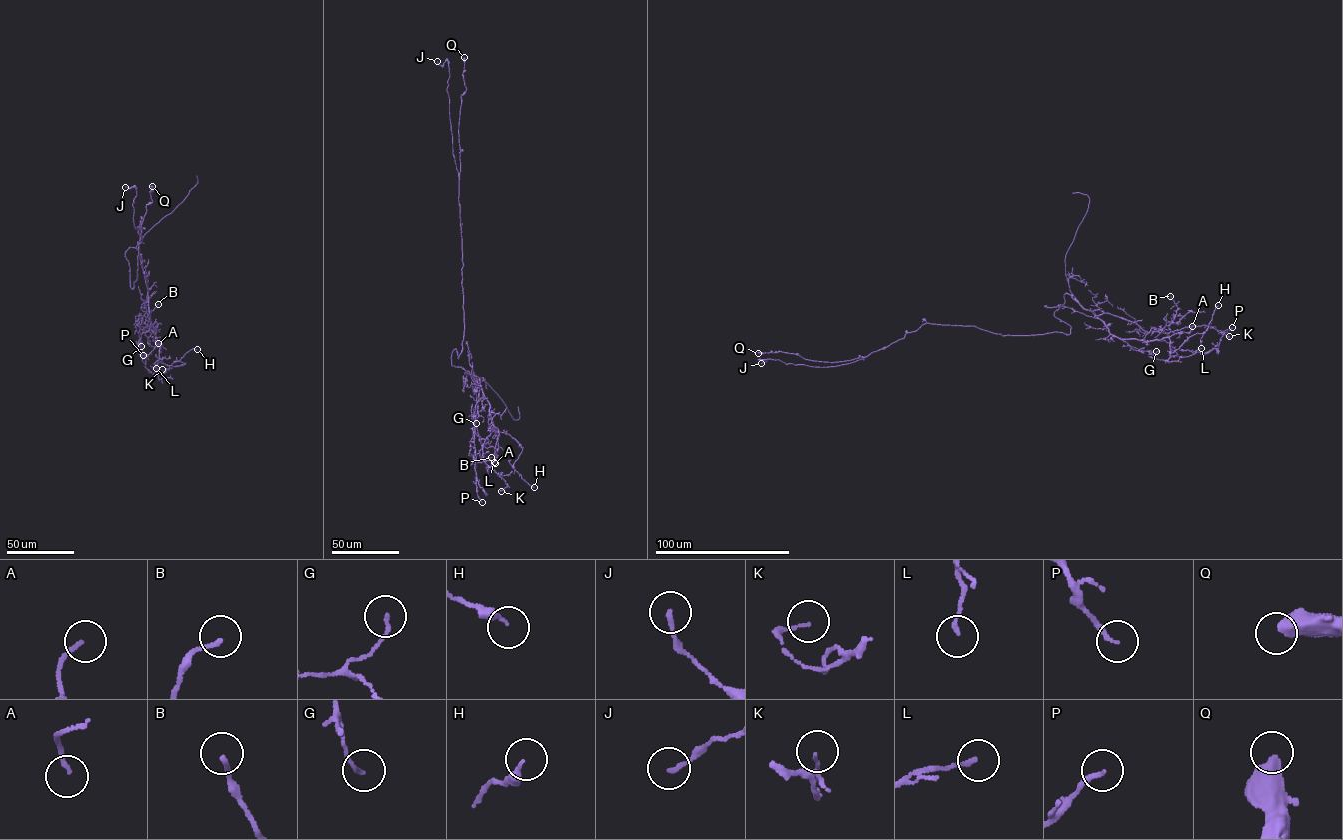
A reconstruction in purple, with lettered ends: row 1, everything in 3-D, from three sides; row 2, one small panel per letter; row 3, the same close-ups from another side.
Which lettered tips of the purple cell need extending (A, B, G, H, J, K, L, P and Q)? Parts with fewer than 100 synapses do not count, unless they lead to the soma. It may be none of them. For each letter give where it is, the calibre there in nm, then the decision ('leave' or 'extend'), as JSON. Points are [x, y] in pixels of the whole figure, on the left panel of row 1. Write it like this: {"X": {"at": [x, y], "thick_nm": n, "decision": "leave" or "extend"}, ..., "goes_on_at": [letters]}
{"A": {"at": [158, 343], "thick_nm": 140, "decision": "leave"}, "B": {"at": [158, 304], "thick_nm": 140, "decision": "leave"}, "G": {"at": [141, 346], "thick_nm": 110, "decision": "leave"}, "H": {"at": [197, 349], "thick_nm": 260, "decision": "leave"}, "J": {"at": [125, 187], "thick_nm": 150, "decision": "leave"}, "K": {"at": [162, 369], "thick_nm": 80, "decision": "leave"}, "L": {"at": [156, 368], "thick_nm": 140, "decision": "leave"}, "P": {"at": [143, 355], "thick_nm": 150, "decision": "leave"}, "Q": {"at": [152, 186], "thick_nm": 550, "decision": "leave"}, "goes_on_at": []}

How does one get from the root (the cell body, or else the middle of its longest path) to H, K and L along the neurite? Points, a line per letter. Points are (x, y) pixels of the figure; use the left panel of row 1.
H: (135, 281), (131, 288), (130, 247), (146, 280), (159, 361), (183, 365), (175, 361), (197, 349)
K: (135, 281), (131, 288), (130, 247), (158, 342), (145, 366), (162, 369)
L: (135, 281), (131, 288), (124, 255), (130, 247), (139, 253), (161, 344), (161, 372), (156, 368)

